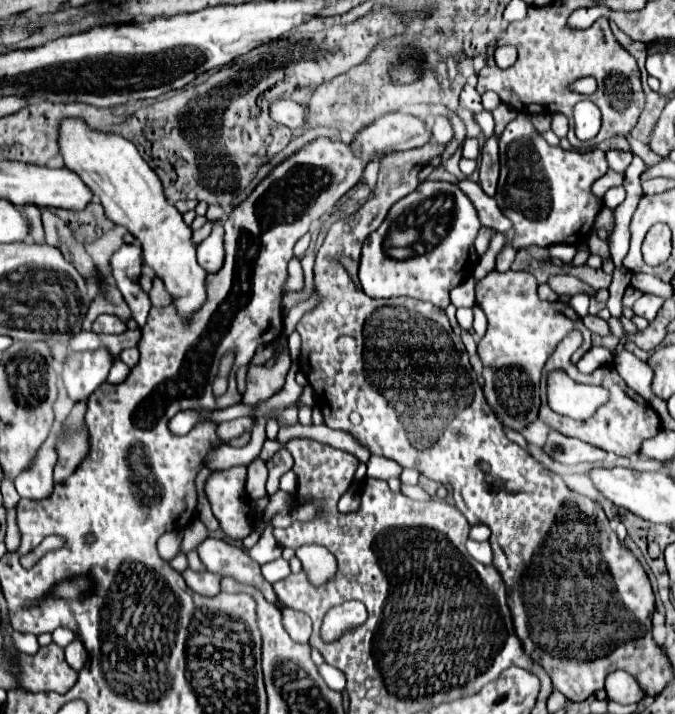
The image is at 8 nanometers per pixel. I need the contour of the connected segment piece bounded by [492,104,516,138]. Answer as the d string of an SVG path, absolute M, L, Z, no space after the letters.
M500 104L496 110L494 110L494 120L496 120L496 128L494 128L494 136L496 138L500 138L500 134L504 132L504 128L506 128L506 124L510 122L510 120L514 120L516 118L516 112L514 110L510 110L510 106L504 106L504 104Z

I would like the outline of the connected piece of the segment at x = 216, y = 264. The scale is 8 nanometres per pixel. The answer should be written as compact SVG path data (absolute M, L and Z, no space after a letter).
M214 220L214 230L212 234L198 246L198 264L206 272L218 272L224 264L224 246L222 246L222 222Z

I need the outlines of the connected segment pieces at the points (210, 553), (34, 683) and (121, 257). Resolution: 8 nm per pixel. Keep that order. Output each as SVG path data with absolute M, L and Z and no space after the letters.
M206 538L198 546L198 554L210 572L230 576L242 584L252 584L264 594L270 604L276 606L276 594L272 590L272 584L264 580L264 576L260 574L260 564L254 562L246 550L218 538Z
M54 642L32 656L18 652L14 662L20 668L20 686L30 692L64 694L76 682L76 672L64 660L64 650Z
M124 244L114 256L112 256L112 276L116 280L118 290L122 292L126 304L132 310L132 316L136 318L138 326L142 328L146 324L146 316L150 310L150 298L140 286L140 274L142 274L142 248L136 244Z

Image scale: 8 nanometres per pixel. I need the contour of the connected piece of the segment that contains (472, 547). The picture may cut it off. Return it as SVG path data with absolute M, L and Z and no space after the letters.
M468 540L466 542L468 552L482 564L492 564L492 548L490 542L476 542L476 540Z

